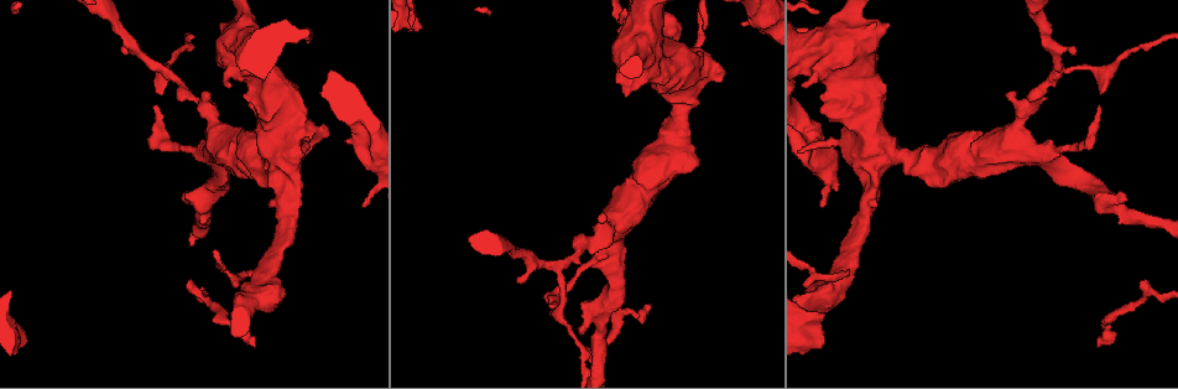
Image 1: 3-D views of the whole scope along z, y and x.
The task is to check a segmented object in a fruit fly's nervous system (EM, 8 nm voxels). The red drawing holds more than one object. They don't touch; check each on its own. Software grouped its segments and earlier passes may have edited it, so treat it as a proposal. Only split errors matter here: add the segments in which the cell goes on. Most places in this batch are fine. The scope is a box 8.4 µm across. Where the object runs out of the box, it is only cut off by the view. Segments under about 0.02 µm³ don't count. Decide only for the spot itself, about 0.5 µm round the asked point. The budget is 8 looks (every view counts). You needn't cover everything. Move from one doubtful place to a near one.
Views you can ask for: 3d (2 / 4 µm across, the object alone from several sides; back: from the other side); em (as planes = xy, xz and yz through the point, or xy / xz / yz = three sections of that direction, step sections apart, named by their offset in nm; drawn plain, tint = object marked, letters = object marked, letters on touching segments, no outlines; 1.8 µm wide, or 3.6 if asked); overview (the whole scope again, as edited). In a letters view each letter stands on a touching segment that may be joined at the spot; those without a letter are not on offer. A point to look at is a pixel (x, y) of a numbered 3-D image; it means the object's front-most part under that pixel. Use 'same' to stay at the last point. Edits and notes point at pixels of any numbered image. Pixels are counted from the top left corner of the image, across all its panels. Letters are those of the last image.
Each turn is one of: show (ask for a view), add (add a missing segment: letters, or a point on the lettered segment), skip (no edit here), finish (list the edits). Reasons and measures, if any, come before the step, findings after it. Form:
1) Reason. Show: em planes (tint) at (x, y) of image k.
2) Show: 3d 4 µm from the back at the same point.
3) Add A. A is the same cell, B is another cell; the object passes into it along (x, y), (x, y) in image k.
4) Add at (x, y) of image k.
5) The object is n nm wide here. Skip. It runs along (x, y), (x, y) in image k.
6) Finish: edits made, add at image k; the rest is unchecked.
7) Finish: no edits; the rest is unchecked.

Tapers out. Show: em planes (letters) at (155, 111) of image 1.

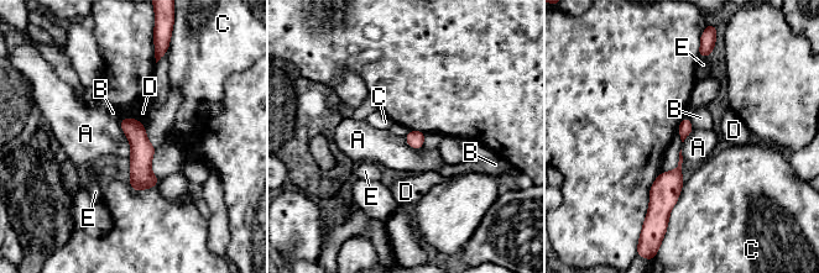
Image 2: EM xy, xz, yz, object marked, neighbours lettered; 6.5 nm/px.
The longest contact is with C, 280 nm. Skip. A, B, C, D and E are other cells; a border runs along (119, 120), (130, 158) in image 2; no lettered segment goes on from it.

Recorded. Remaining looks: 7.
Abrupt turn. Show: em xy step 8 (tint) at (1107, 322) of image 1.

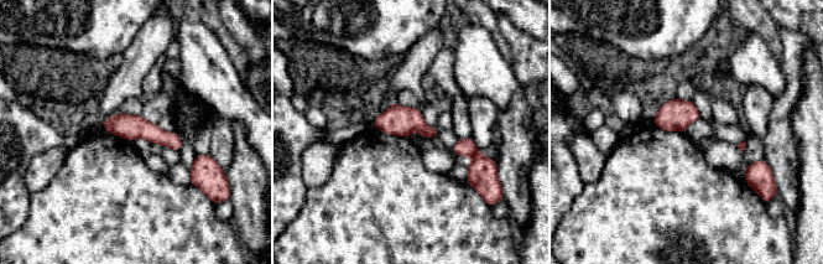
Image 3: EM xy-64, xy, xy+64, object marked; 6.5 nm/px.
What lies round it. Show: em xy step 8 (letters) at the same point.

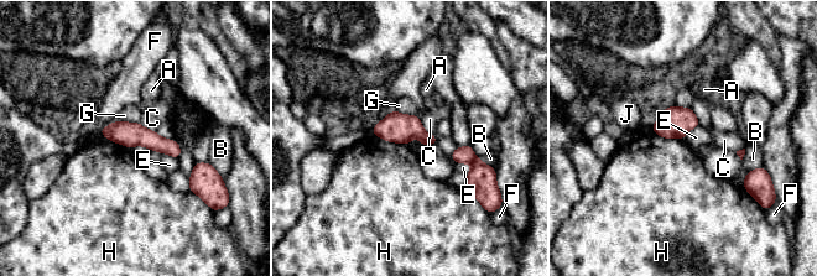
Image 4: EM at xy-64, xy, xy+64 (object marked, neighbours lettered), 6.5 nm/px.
Skip. A, B, C, E, F, G, H and J are other cells; a border runs along (453, 160), (473, 166) in image 4; none of them fits.

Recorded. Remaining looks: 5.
Show: em 3.6 µm planes (letters) at (823, 332) of image 1.

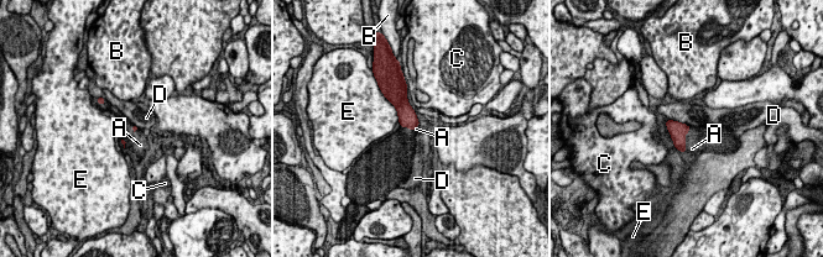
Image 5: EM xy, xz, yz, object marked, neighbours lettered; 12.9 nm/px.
Add A. A is the same cell, B, C, D and E are other cells; the object passes into it along (677, 130), (685, 147), (692, 148) in image 5; the cell continues.

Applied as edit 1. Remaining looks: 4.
Finish: edits made, add at image 5; the rest is unchecked.

